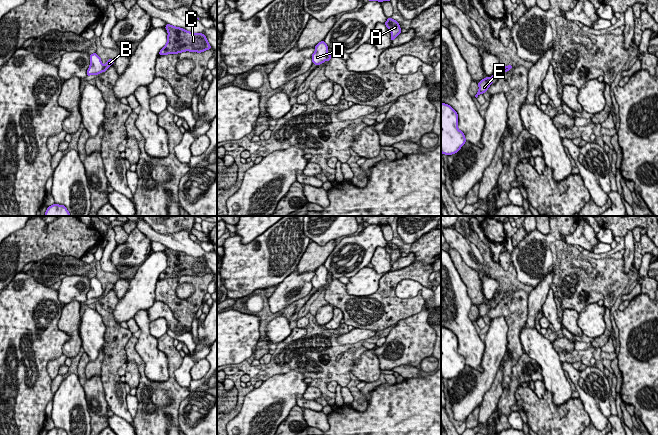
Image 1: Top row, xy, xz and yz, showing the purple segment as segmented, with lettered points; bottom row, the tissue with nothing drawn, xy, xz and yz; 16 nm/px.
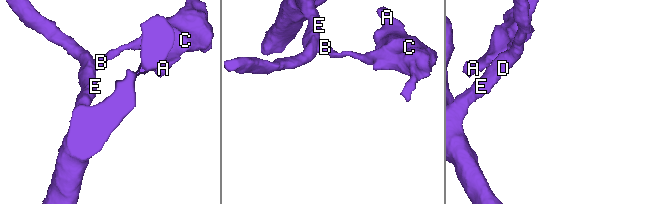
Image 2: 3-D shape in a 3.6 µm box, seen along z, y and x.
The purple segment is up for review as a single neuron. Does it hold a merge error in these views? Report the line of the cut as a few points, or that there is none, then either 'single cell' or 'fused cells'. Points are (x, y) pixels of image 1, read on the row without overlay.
cut in xy along (104, 290), (101, 295); fused cells

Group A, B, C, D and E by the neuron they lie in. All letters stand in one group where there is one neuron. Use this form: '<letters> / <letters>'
A B C / D E

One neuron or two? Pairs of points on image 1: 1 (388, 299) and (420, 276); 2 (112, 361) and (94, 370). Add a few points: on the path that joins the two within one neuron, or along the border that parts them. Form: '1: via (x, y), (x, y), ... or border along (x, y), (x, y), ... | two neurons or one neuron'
1: via (388, 288), (401, 274), (409, 274) | one neuron
2: border along (103, 352), (100, 375) | two neurons

